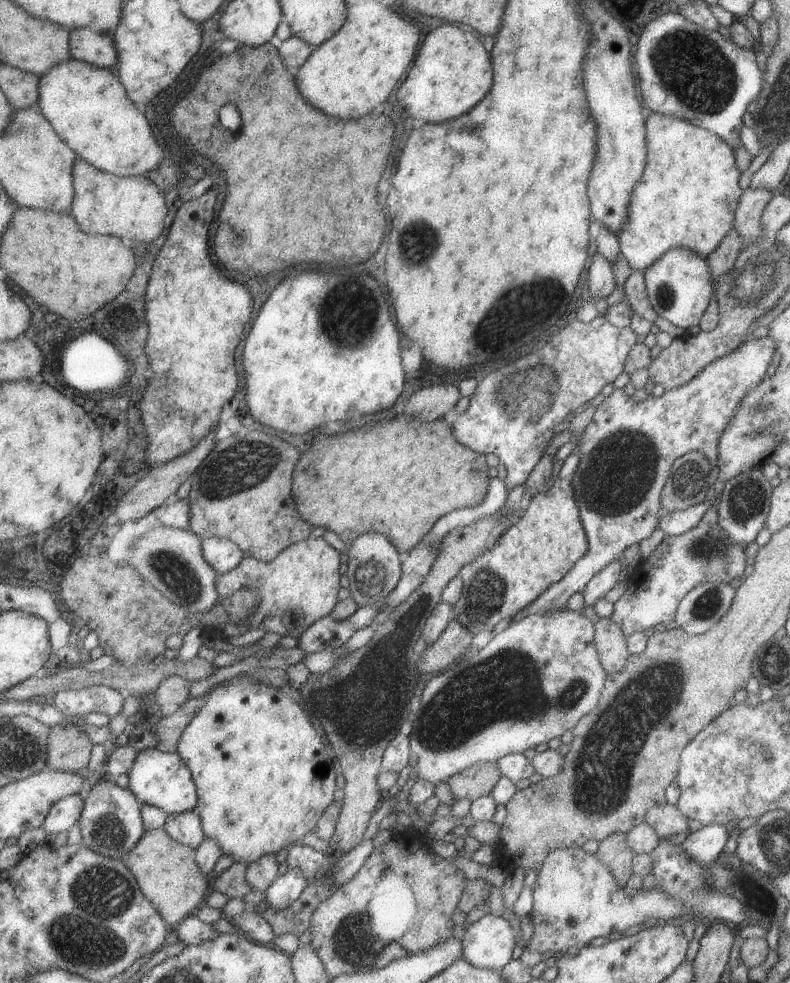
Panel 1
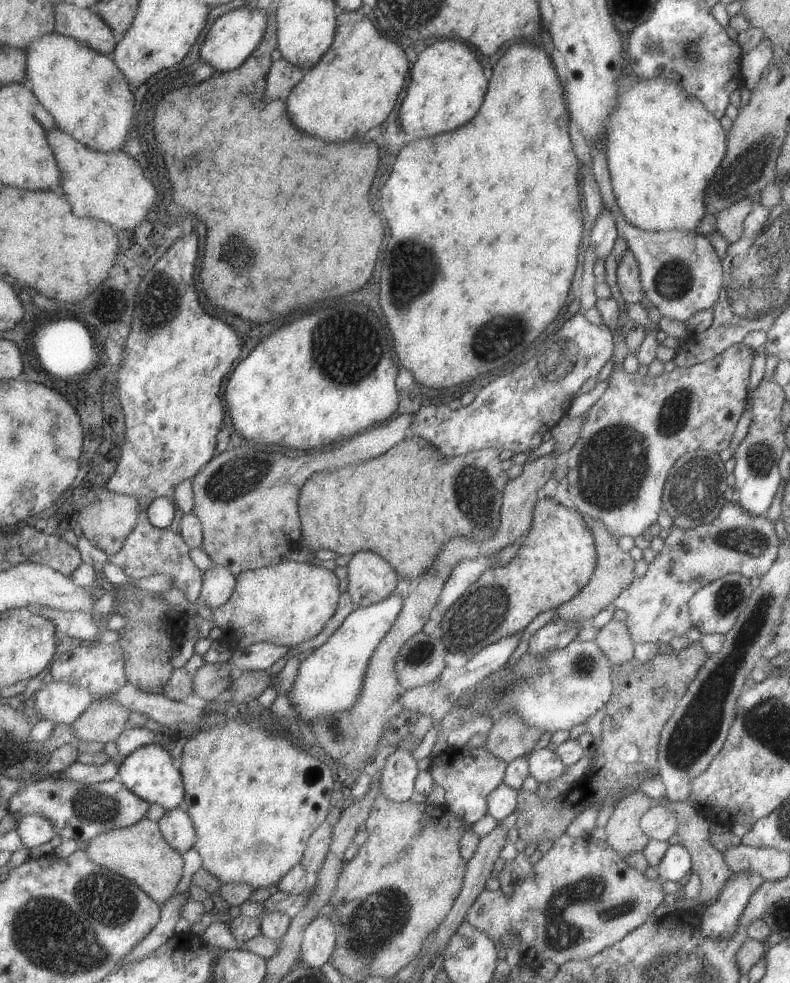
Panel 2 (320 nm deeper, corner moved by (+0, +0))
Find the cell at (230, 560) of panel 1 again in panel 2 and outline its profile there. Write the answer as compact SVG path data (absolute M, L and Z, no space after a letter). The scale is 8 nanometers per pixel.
M213 564L205 571L204 587L199 602L210 610L221 608L229 602L237 586L236 577L228 568Z

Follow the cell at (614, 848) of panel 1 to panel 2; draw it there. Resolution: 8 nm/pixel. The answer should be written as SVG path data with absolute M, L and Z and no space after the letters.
M633 791L617 802L604 826L605 842L619 856L642 851L648 841L638 825L641 815L655 801L641 791Z

